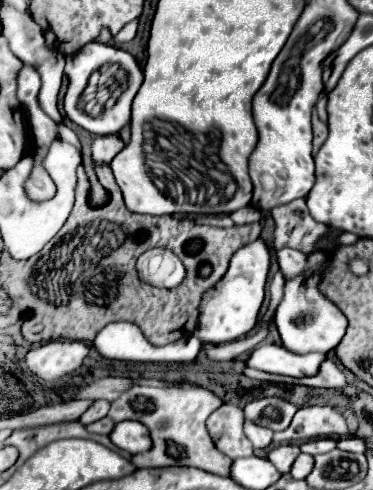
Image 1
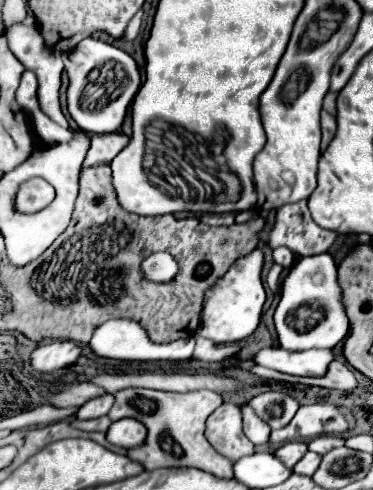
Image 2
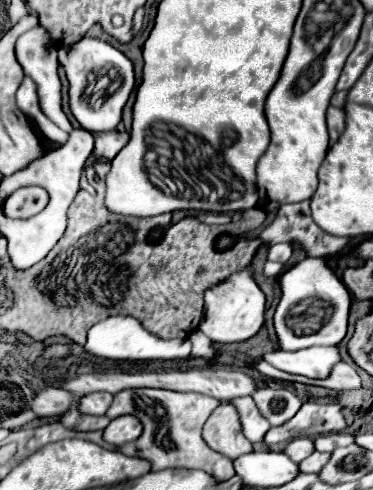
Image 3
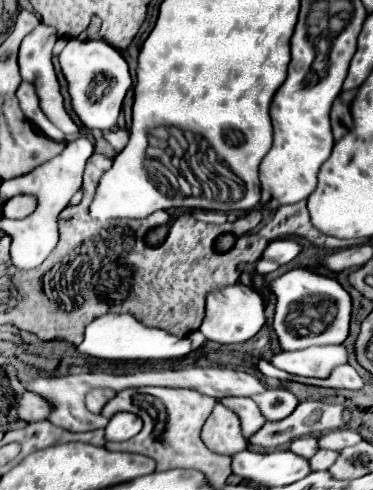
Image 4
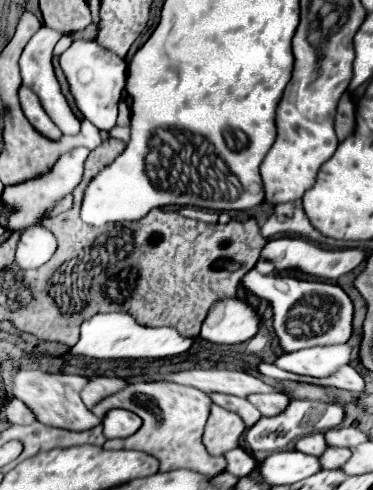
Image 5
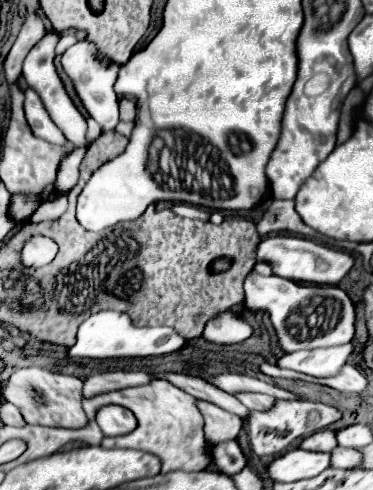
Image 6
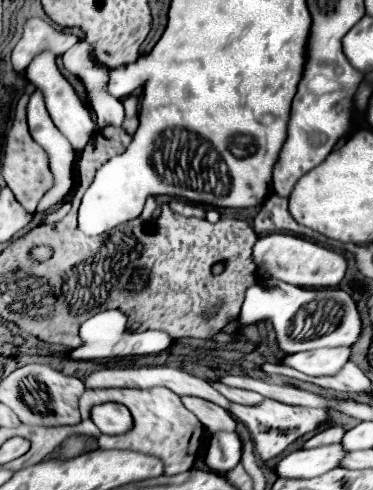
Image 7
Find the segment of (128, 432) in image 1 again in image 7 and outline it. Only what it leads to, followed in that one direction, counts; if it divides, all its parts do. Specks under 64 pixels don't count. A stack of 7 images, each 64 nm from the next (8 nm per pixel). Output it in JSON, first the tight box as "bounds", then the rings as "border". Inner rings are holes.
{"bounds":[90,402,132,434],"border":[[[106,402],[94,406],[90,418],[100,428],[102,434],[124,434],[132,428],[132,414],[124,404],[118,402]]]}

